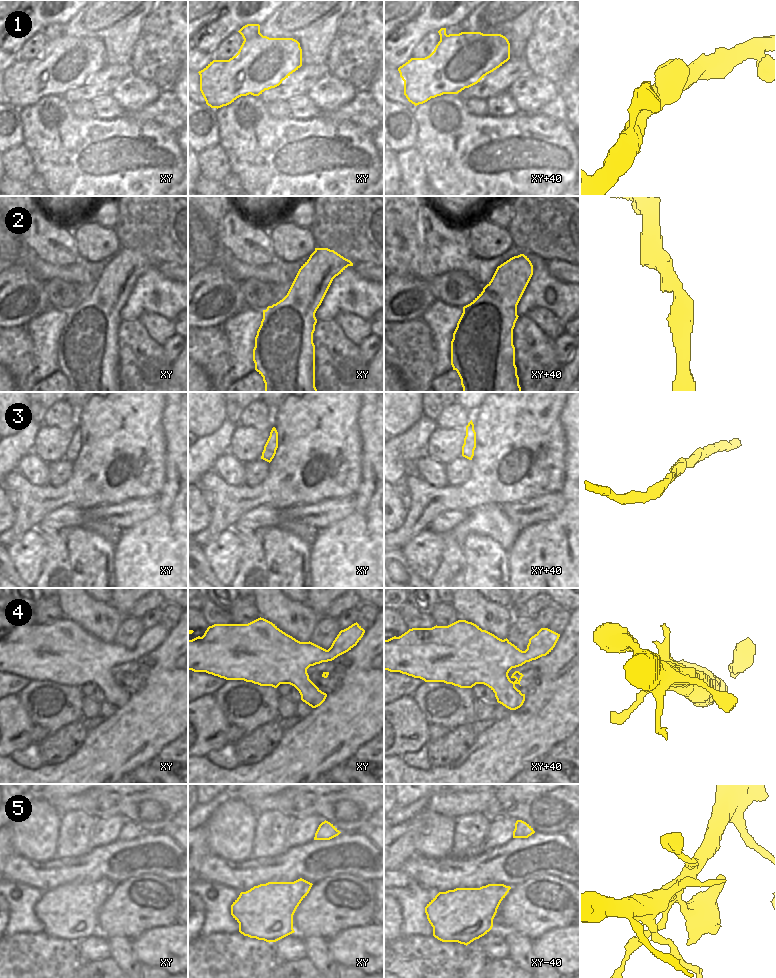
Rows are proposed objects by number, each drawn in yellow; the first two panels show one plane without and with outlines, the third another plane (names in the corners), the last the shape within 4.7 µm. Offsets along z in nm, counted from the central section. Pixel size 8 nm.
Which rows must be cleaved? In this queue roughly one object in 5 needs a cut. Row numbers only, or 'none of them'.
none of them

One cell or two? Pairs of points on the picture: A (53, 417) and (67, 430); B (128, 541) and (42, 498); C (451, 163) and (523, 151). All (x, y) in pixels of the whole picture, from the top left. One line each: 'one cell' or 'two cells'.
A: two cells
B: two cells
C: one cell

